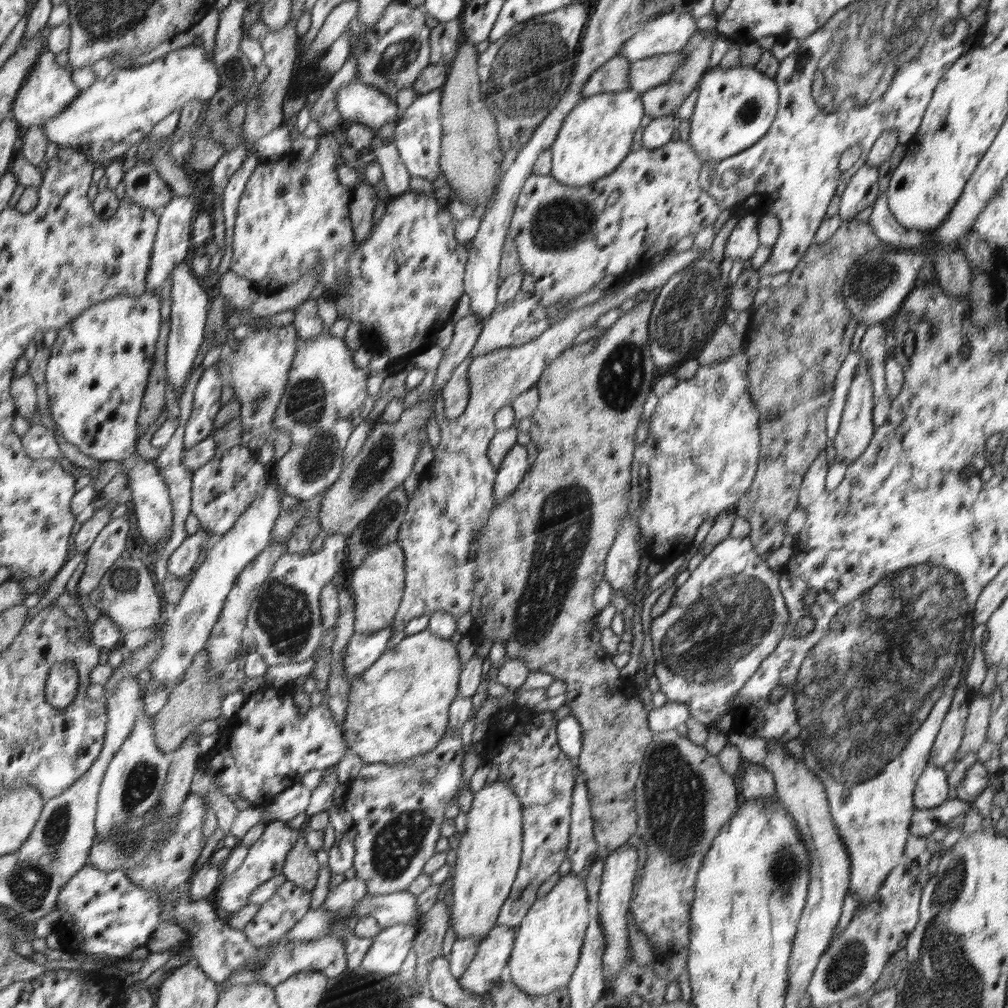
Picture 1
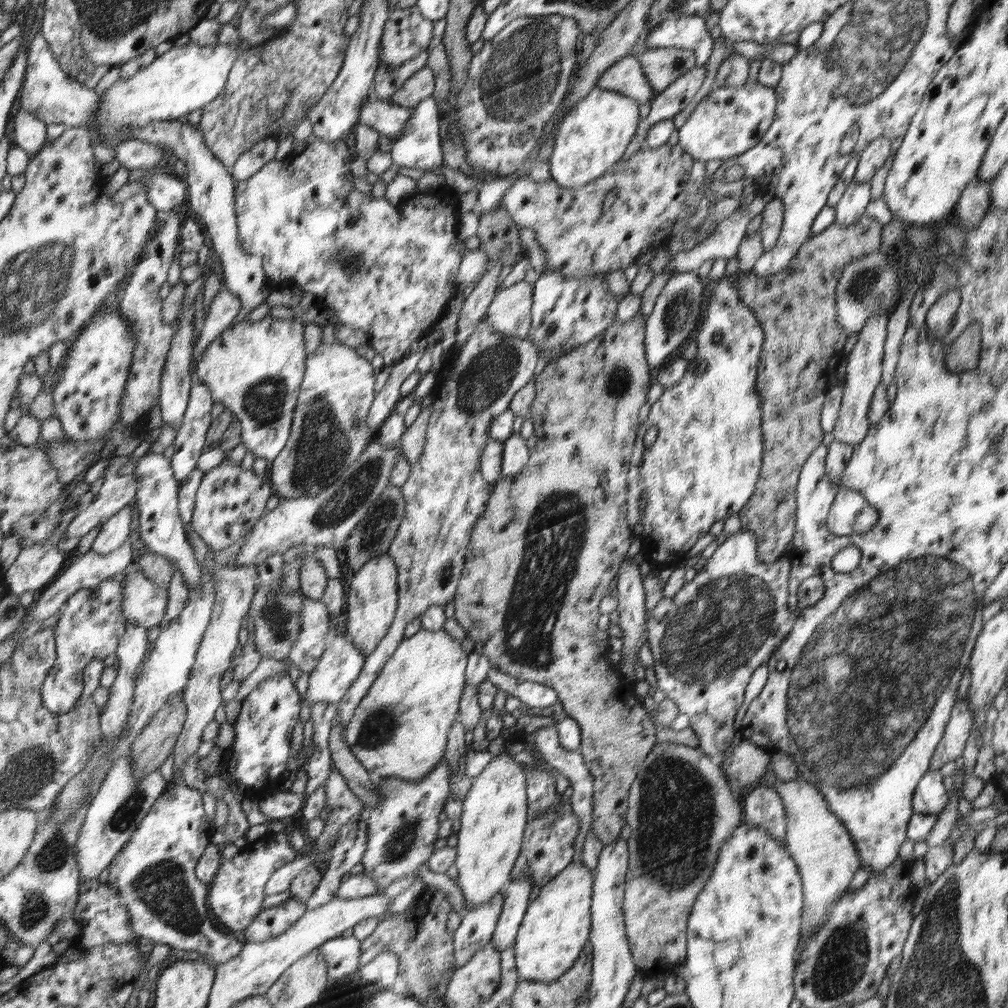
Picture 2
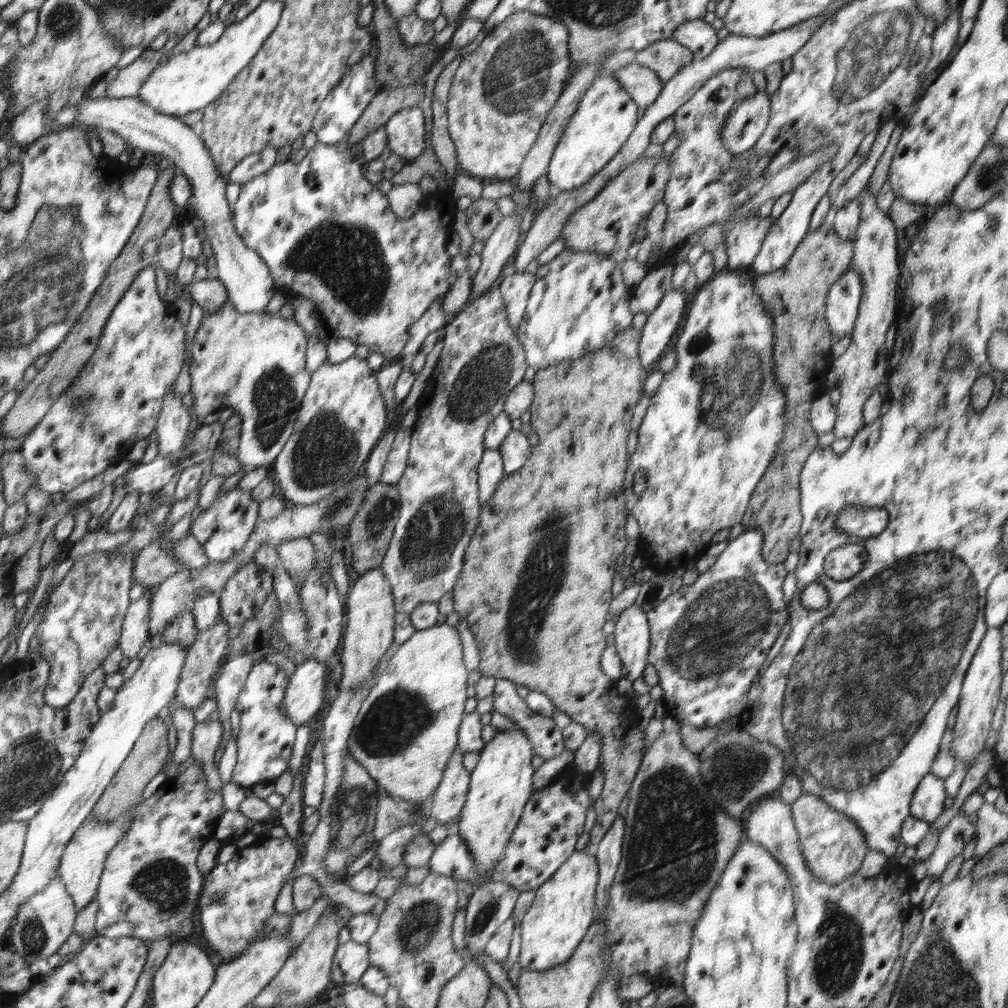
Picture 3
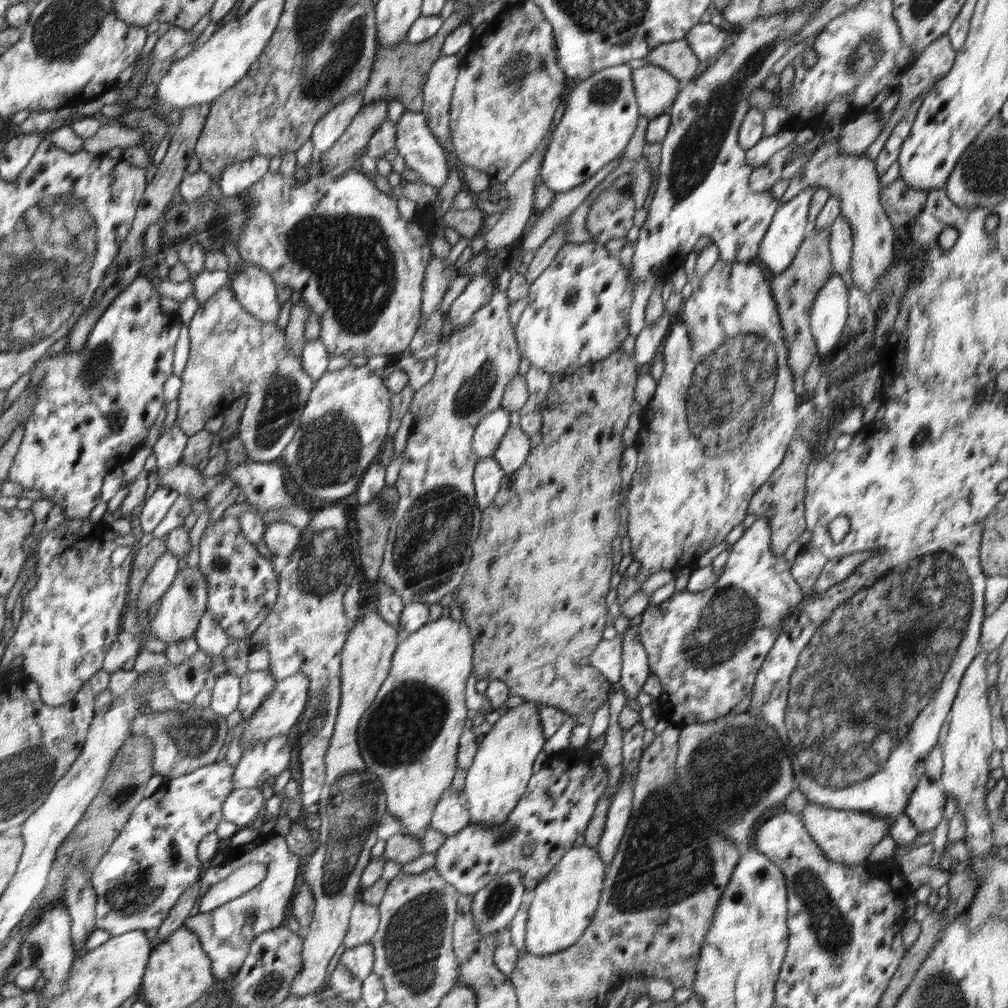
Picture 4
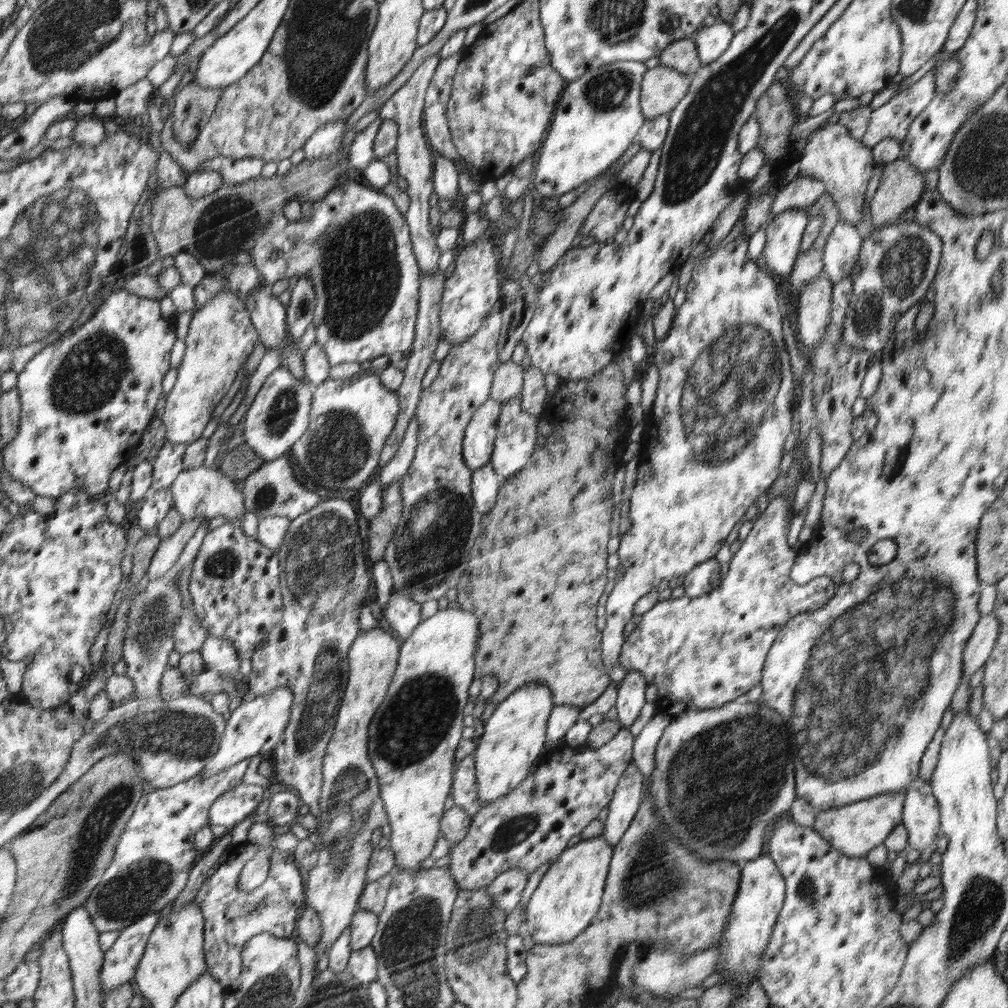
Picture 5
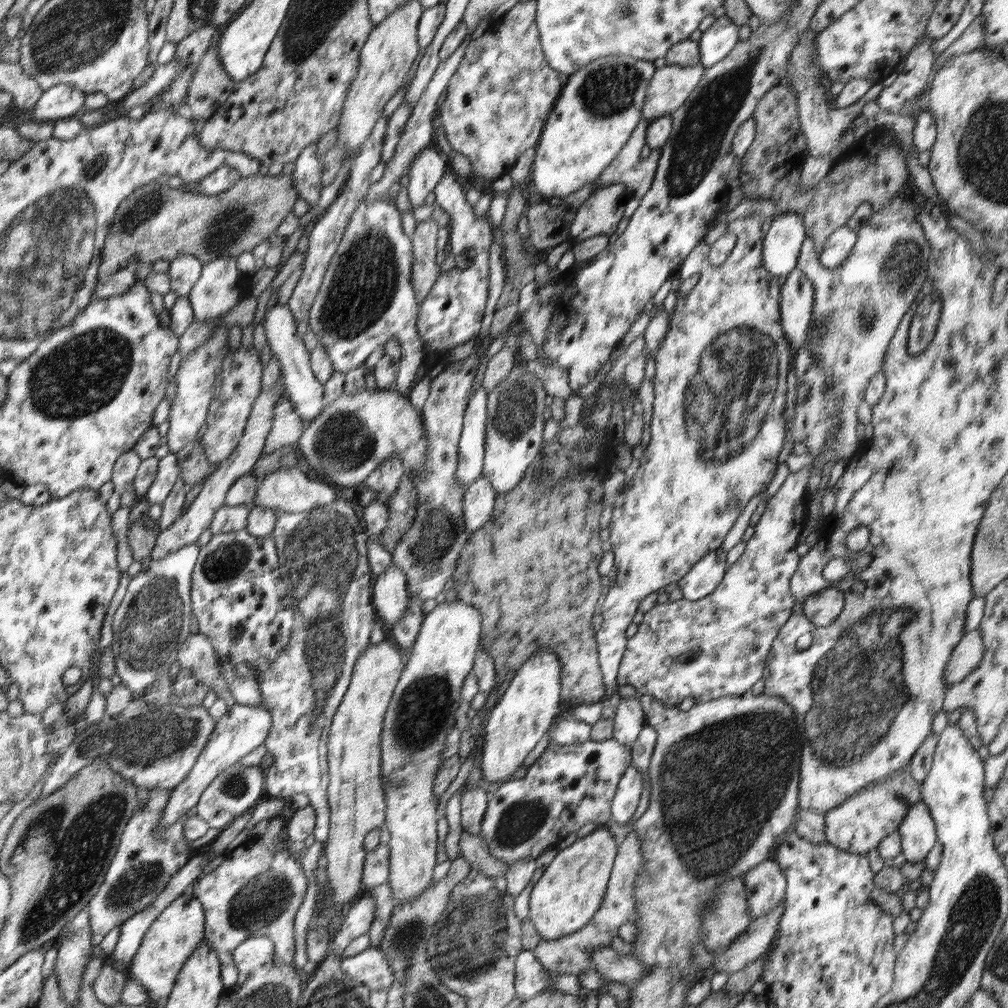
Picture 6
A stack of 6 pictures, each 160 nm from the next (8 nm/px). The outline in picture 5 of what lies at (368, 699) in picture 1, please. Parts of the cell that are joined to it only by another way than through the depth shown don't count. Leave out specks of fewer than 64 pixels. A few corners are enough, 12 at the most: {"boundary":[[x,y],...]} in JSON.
{"boundary":[[478,620],[404,641],[369,724],[394,868],[440,836]]}

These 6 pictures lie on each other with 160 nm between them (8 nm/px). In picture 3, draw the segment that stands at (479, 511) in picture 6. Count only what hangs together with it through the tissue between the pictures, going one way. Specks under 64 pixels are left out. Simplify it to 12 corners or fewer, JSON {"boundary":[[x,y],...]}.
{"boundary":[[486,448],[477,466],[480,506],[505,477],[499,449]]}

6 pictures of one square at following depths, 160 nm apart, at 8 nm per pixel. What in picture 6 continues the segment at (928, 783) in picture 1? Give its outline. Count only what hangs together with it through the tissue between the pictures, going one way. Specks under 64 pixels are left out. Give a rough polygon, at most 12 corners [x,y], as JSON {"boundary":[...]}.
{"boundary":[[921,800],[897,831],[910,864],[924,861],[937,841]]}

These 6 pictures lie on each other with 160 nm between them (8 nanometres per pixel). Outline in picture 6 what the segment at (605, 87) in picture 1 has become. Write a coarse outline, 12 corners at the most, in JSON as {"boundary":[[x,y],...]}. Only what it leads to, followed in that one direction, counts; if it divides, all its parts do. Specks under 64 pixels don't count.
{"boundary":[[665,65],[646,88],[642,120],[680,109],[704,70]]}

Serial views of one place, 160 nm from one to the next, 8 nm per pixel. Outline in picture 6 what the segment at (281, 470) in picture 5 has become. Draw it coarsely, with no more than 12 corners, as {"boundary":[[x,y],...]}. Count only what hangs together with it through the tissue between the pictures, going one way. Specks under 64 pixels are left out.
{"boundary":[[298,467],[262,478],[252,503],[304,512],[337,499],[332,484]]}

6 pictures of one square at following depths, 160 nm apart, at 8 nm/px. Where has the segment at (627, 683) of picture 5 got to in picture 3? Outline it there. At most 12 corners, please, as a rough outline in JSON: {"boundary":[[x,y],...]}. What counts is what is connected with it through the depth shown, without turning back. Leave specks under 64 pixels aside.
{"boundary":[[634,604],[615,623],[621,678],[648,665],[647,614]]}

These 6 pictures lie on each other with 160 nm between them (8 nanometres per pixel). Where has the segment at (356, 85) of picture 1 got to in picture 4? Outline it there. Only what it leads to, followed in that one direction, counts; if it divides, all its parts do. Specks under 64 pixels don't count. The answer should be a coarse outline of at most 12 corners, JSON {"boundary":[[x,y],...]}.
{"boundary":[[422,112],[396,123],[394,154],[440,188],[449,160]]}

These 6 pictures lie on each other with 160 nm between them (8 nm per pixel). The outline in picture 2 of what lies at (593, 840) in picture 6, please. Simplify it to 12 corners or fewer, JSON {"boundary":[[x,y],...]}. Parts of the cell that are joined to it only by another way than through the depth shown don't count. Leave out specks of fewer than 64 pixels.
{"boundary":[[592,870],[540,889],[515,940],[524,981],[549,983],[589,942]]}

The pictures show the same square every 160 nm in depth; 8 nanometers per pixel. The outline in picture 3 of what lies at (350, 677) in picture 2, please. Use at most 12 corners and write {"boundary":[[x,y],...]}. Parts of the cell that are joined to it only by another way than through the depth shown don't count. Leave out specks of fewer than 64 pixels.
{"boundary":[[311,658],[295,669],[283,714],[300,725],[320,714],[327,662]]}

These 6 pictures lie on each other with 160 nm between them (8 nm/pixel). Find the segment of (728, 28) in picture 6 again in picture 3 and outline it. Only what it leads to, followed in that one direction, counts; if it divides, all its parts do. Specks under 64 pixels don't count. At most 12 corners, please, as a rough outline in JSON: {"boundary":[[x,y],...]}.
{"boundary":[[704,19],[681,24],[671,38],[693,59],[708,57],[718,44]]}

